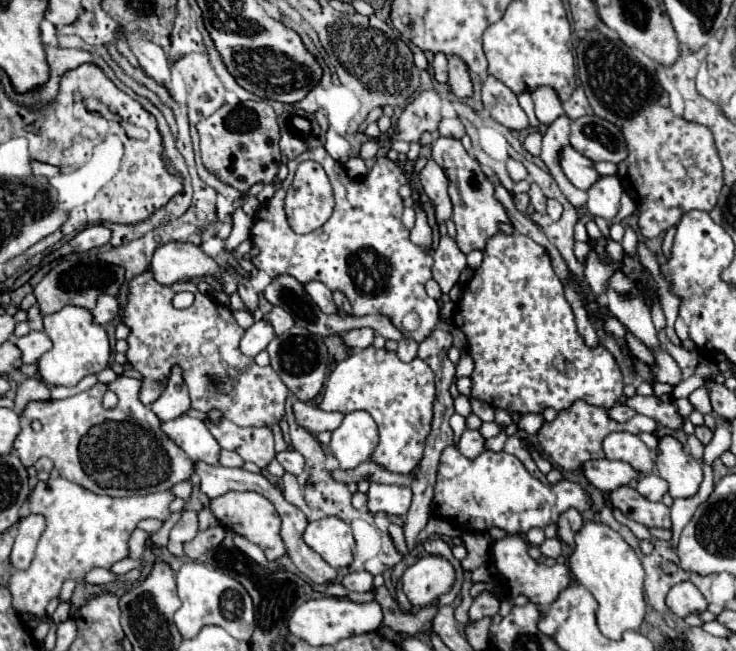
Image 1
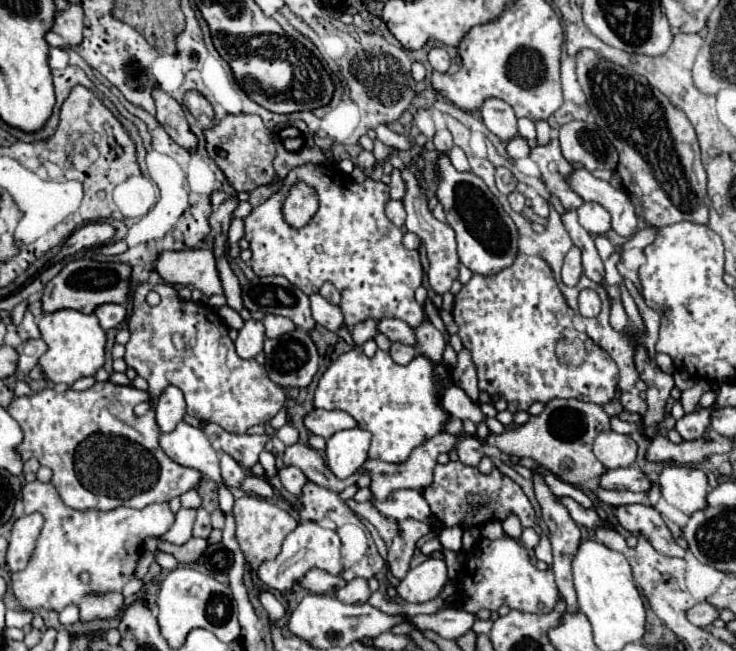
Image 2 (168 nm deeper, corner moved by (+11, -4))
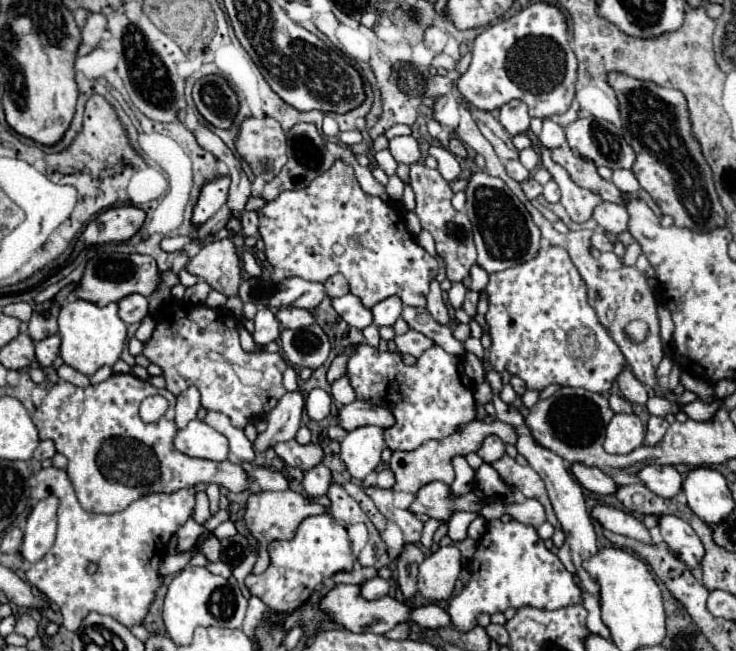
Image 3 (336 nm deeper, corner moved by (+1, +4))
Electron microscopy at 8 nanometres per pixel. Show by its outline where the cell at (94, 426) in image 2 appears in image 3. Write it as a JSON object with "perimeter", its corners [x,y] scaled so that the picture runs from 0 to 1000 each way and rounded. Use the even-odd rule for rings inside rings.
{"perimeter":[[[152,575],[147,584],[117,596],[79,584],[65,596],[43,645],[54,673],[73,676],[76,694],[92,704],[92,731],[101,743],[106,771],[120,786],[166,786],[196,759],[231,759],[245,750],[264,750],[274,740],[291,740],[315,756],[337,753],[342,740],[326,713],[315,713],[313,707],[288,710],[258,704],[236,688],[234,676],[242,661],[236,651],[236,618],[239,611],[226,596],[209,596],[204,587],[179,575]],[[207,605],[220,605],[231,618],[231,627],[215,648],[198,651],[188,639],[188,624]]]}

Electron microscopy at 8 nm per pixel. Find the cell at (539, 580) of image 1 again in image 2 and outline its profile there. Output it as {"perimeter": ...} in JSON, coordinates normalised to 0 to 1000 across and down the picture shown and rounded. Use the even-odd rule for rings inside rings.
{"perimeter":[[[685,823],[679,829],[652,829],[647,845],[636,854],[636,888],[628,894],[625,925],[628,934],[636,940],[649,940],[652,934],[677,937],[682,928],[701,934],[707,940],[726,940],[726,943],[745,943],[753,937],[758,922],[758,903],[753,894],[750,876],[731,876],[715,848],[698,826]]]}

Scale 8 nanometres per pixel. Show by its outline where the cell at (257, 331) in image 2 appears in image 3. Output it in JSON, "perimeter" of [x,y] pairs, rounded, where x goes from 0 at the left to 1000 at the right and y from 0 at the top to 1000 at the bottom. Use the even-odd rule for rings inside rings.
{"perimeter":[[[353,473],[345,485],[345,525],[351,531],[361,531],[380,516],[380,495],[375,492],[367,473]]]}

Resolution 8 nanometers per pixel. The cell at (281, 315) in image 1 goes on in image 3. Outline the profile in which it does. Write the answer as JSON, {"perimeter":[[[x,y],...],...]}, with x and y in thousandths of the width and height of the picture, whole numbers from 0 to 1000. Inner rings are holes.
{"perimeter":[[[380,473],[375,482],[383,504],[413,504],[427,498],[427,485],[421,476],[410,473]]]}

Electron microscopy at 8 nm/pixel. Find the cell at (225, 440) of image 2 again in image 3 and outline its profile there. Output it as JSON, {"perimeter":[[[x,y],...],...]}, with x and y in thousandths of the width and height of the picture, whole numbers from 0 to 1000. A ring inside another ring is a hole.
{"perimeter":[[[408,599],[402,602],[389,602],[378,621],[367,630],[361,639],[364,657],[351,667],[345,685],[351,691],[370,688],[378,679],[397,676],[408,657],[410,645],[410,630],[413,630],[413,608]]]}

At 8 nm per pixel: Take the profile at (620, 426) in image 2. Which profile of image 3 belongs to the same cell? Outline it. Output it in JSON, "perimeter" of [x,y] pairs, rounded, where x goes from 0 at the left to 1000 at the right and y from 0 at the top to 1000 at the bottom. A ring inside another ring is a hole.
{"perimeter":[[[832,605],[826,614],[829,614],[829,627],[832,627],[834,633],[851,633],[851,636],[859,633],[859,621],[851,618],[851,611],[845,611],[845,608],[840,608],[840,605]]]}

